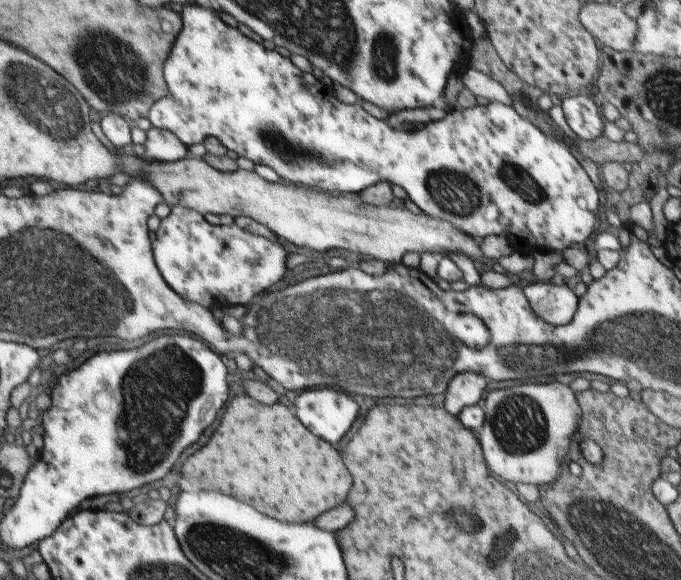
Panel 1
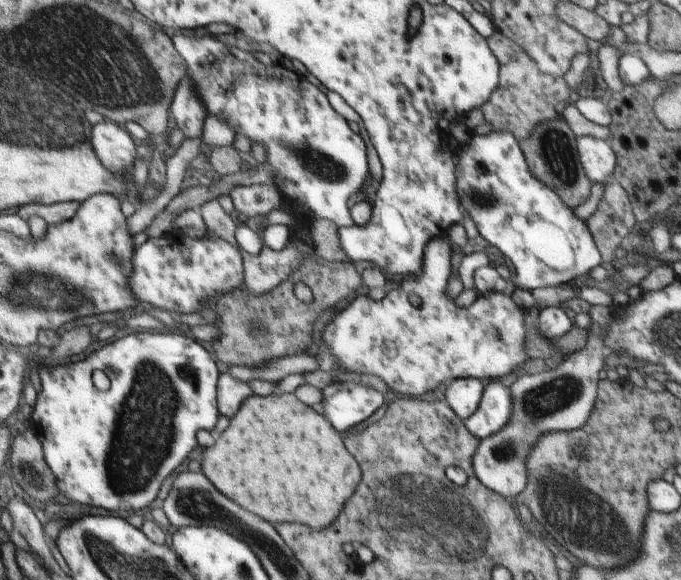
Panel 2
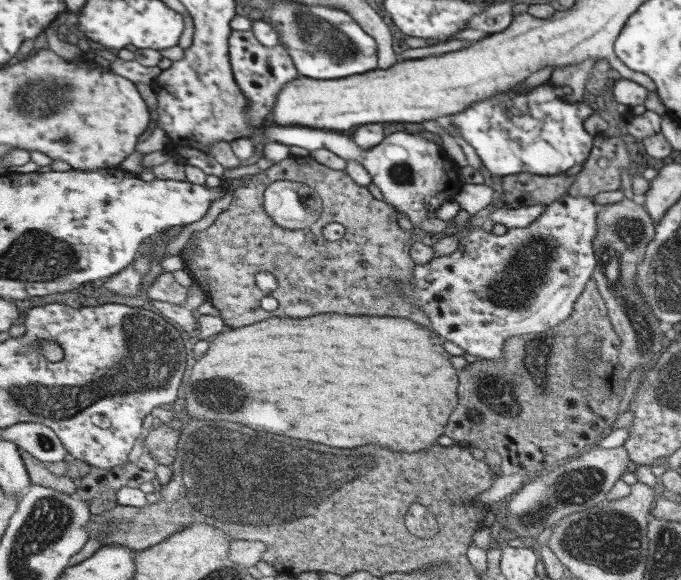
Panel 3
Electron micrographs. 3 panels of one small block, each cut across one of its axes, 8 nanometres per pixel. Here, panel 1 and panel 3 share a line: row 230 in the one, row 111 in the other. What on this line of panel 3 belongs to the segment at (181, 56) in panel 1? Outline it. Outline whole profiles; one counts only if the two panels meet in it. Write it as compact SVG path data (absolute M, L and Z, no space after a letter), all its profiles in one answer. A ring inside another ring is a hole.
M550 80L546 81L546 83L542 83L542 85L538 85L538 87L533 88L530 90L530 92L525 94L521 92L522 89L524 91L522 85L518 85L516 89L510 90L510 93L496 94L496 97L492 99L478 101L474 103L474 105L466 107L462 113L451 115L450 120L452 121L452 124L454 124L454 128L456 128L456 132L460 134L460 138L462 138L464 142L470 144L470 146L477 151L483 165L486 166L492 175L496 174L496 176L505 177L506 175L524 172L538 174L540 176L550 176L564 173L566 170L570 170L570 168L572 168L572 166L575 164L582 165L590 156L590 152L592 151L592 136L590 136L590 134L584 130L584 120L586 120L588 116L592 116L592 114L594 114L594 110L592 110L592 108L590 108L590 106L584 102L568 102L568 99L566 98L568 91L554 87L554 83L550 83Z

